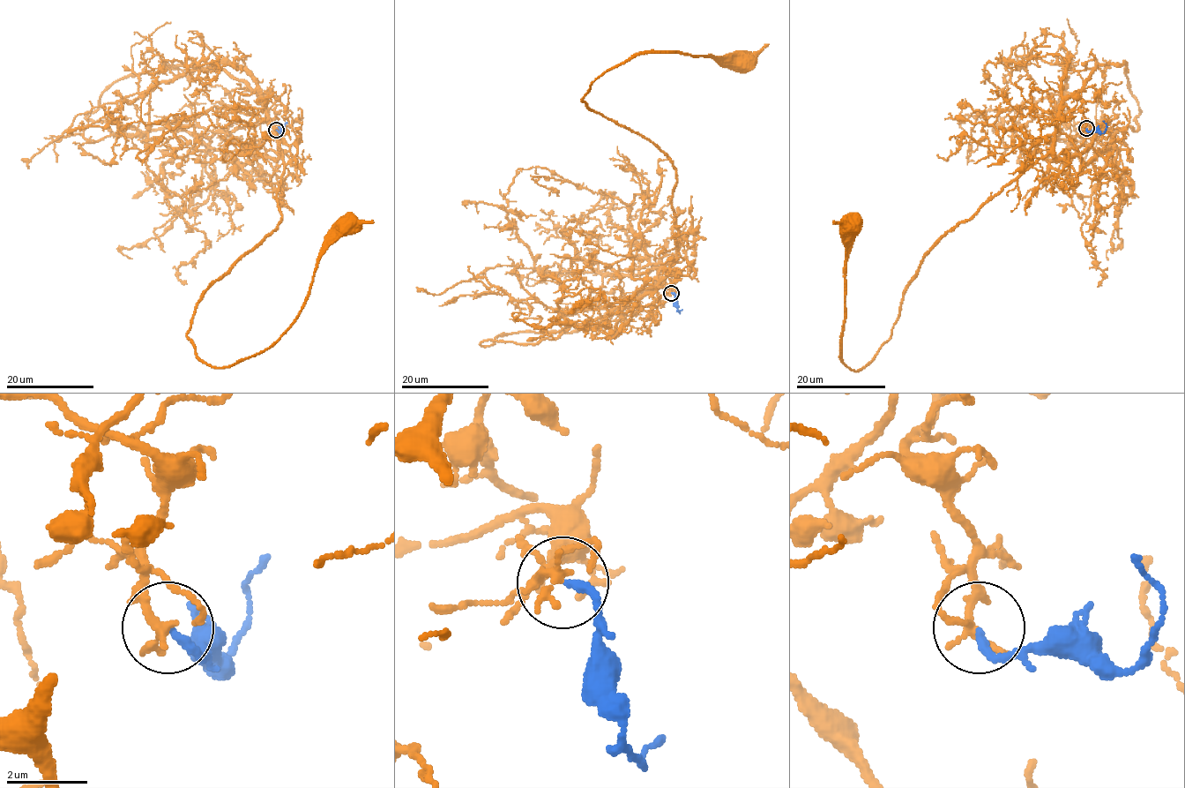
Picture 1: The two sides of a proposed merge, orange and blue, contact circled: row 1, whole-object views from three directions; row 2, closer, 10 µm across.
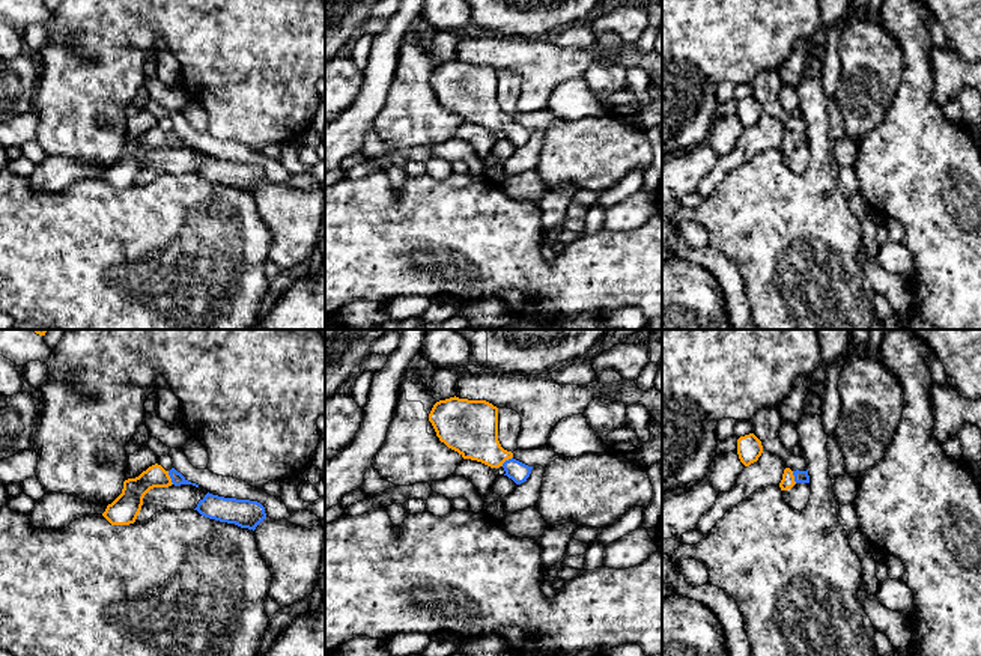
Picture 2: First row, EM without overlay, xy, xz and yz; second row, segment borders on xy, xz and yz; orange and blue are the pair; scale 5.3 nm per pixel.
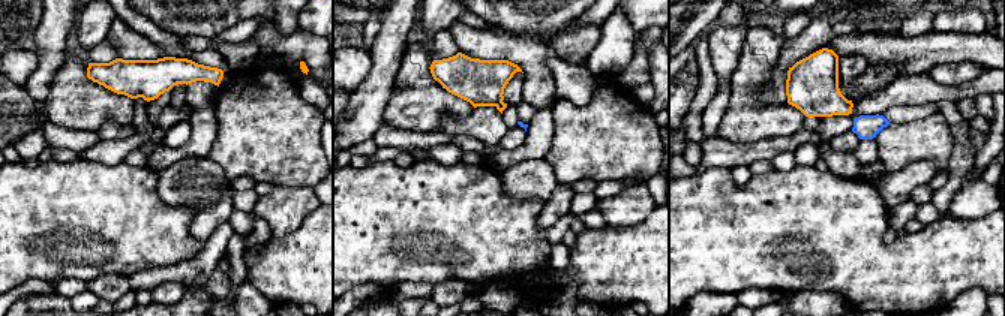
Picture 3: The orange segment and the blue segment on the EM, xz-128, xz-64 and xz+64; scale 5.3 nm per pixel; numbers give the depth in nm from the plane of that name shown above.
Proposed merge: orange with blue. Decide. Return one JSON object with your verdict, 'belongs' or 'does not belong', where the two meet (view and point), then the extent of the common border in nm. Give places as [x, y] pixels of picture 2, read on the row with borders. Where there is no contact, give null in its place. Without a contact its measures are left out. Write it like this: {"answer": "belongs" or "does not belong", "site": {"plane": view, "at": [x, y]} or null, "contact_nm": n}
{"answer": "belongs", "site": {"plane": "xy", "at": [169, 477]}, "contact_nm": 80}

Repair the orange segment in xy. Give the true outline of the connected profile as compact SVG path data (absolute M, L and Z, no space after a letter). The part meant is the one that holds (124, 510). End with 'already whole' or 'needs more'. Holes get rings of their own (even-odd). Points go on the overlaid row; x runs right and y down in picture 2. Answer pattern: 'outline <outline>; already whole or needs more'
outline M155 463L138 477L125 480L122 494L107 506L102 516L111 525L134 524L141 510L144 495L153 487L169 487L172 484L193 484L199 487L199 484L188 481L175 468L166 471L161 465Z; needs more

